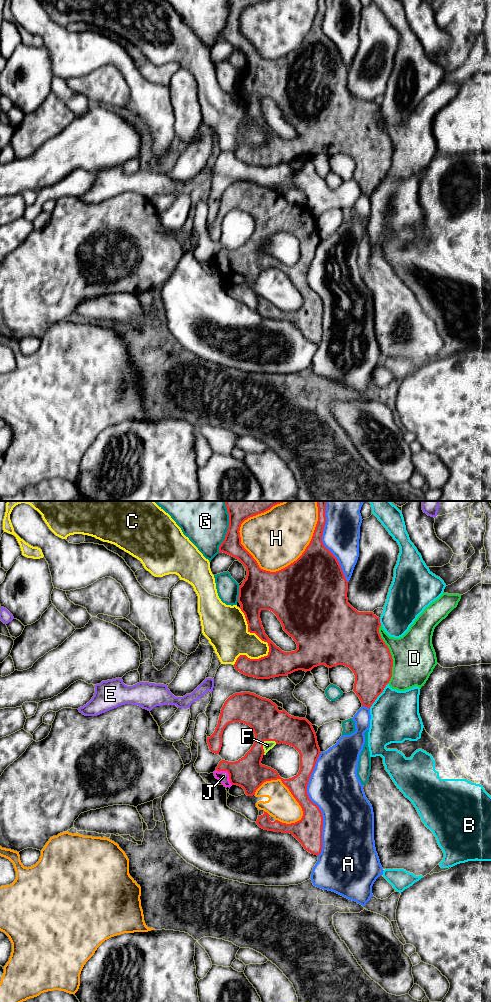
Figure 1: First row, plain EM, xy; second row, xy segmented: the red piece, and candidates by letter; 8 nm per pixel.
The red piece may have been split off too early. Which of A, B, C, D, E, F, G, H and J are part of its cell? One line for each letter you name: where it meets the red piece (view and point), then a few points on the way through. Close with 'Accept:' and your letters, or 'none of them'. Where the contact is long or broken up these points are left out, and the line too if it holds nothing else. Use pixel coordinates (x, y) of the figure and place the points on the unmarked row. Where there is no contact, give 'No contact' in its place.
F: Touches red at xy (263, 230). Path across: xy (268, 211), (268, 221), (263, 230), (267, 233)
J: Touches red at xy (228, 261)
Accept: F, J

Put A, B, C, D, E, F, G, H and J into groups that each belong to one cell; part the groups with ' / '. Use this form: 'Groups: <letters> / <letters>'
Groups: A / B / C / D / E / F J / G / H

